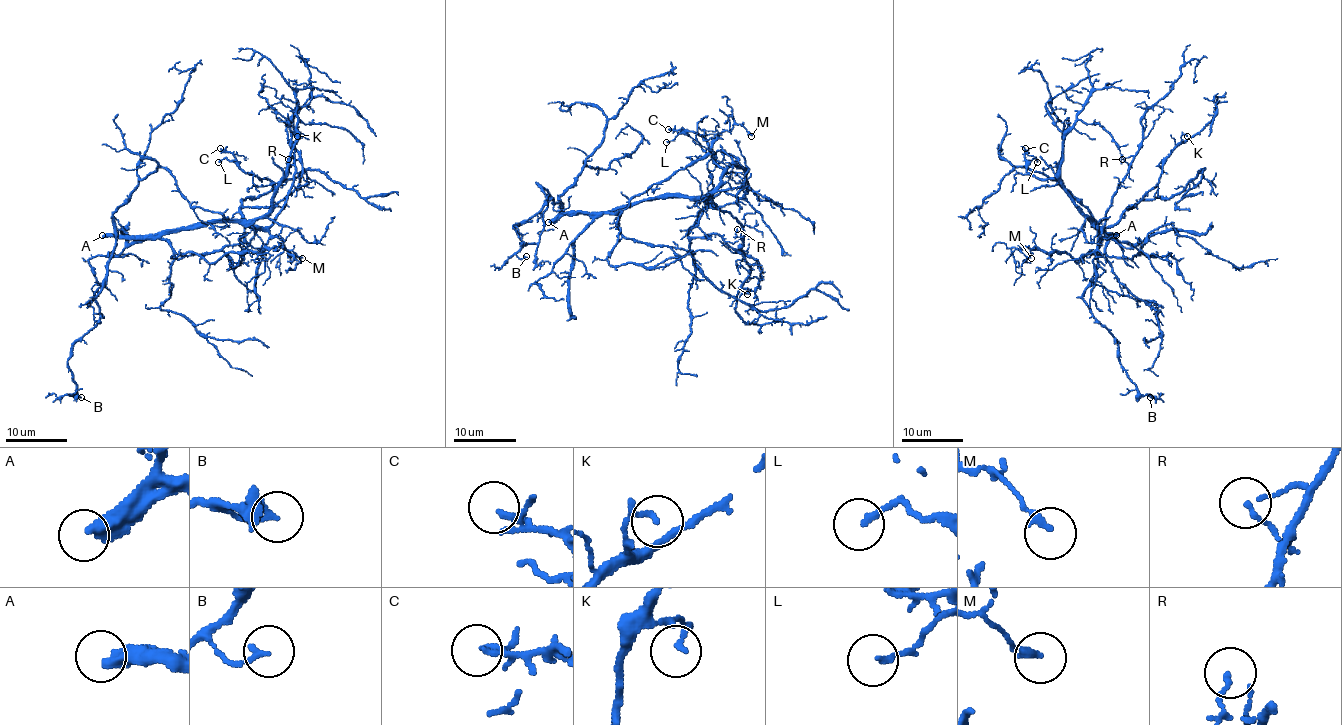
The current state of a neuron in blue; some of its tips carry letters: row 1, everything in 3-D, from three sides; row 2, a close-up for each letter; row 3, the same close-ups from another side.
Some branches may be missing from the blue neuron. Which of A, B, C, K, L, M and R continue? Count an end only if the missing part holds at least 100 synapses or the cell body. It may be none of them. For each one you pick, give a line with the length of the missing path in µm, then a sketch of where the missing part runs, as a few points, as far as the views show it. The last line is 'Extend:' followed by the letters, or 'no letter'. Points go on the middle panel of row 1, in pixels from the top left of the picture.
A: Missing length about 400 µm
Extend: A

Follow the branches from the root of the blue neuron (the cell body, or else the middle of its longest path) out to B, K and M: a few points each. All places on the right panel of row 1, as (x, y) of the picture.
B: (1090, 221), (1107, 236), (1096, 252), (1096, 270), (1083, 301), (1118, 343), (1118, 360), (1127, 377), (1150, 397)
K: (1090, 221), (1098, 227), (1112, 226), (1156, 185), (1162, 160), (1187, 136)
M: (1090, 221), (1107, 238), (1103, 253), (1089, 252), (1077, 262), (1066, 252), (1023, 247), (1020, 250), (1031, 258)

